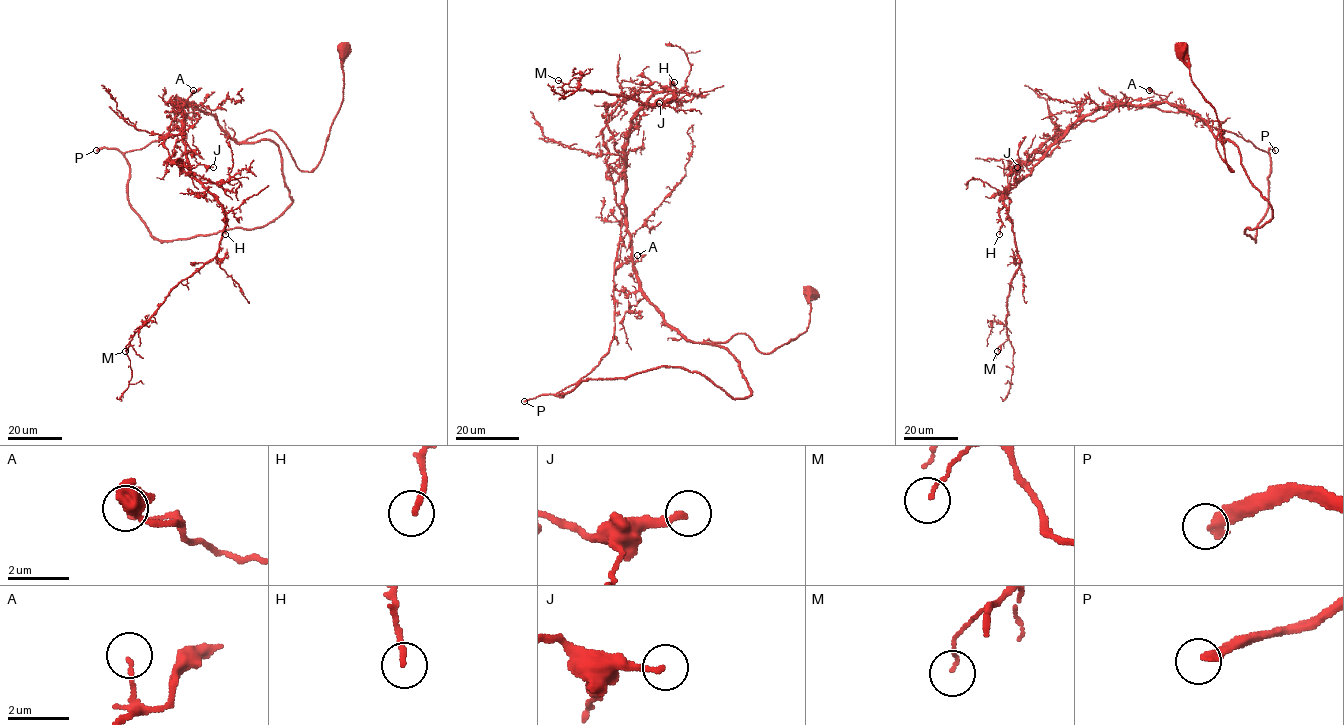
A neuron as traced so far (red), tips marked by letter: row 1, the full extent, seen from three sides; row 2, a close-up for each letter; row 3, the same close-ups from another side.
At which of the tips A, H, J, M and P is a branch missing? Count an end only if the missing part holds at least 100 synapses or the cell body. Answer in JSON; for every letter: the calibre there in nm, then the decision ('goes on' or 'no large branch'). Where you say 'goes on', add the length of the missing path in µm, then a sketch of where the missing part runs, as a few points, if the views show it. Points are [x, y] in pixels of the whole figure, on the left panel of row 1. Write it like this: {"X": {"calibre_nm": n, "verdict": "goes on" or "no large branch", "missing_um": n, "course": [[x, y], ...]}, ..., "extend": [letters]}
{"A": {"calibre_nm": 140, "verdict": "no large branch"}, "H": {"calibre_nm": 170, "verdict": "no large branch"}, "J": {"calibre_nm": 200, "verdict": "no large branch"}, "M": {"calibre_nm": 100, "verdict": "no large branch"}, "P": {"calibre_nm": 280, "verdict": "goes on", "missing_um": 110, "course": [[96, 150], [43, 166], [30, 165], [19, 177], [9, 180], [6, 165], [15, 134], [23, 120], [30, 119]]}, "extend": ["P"]}

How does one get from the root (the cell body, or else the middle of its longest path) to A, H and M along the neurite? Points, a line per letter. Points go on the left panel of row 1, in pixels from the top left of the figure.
A: (343, 49), (343, 100), (311, 171), (297, 167), (272, 130), (235, 141), (214, 115), (188, 100), (193, 90)
H: (343, 49), (343, 100), (311, 171), (273, 131), (235, 141), (184, 103), (189, 171), (217, 197), (225, 234)
M: (343, 49), (343, 100), (311, 171), (273, 131), (235, 141), (184, 103), (189, 171), (225, 229), (125, 351)

